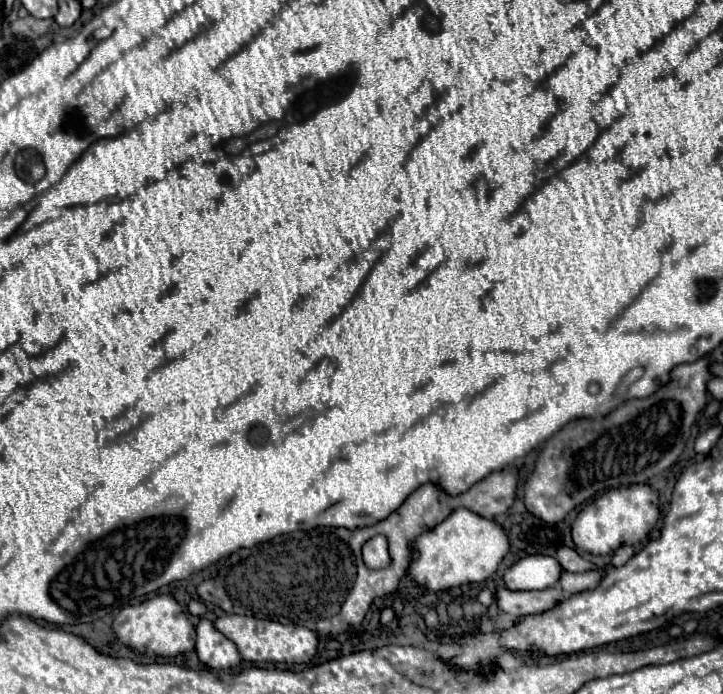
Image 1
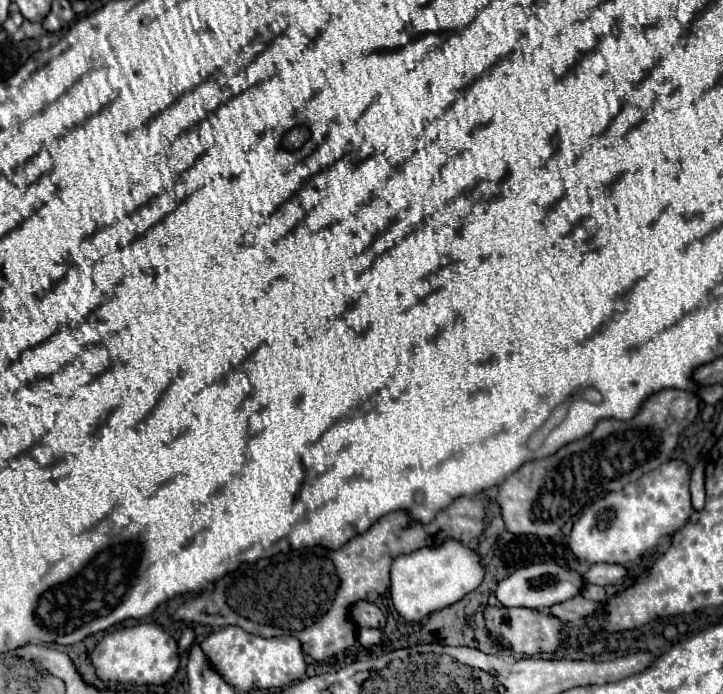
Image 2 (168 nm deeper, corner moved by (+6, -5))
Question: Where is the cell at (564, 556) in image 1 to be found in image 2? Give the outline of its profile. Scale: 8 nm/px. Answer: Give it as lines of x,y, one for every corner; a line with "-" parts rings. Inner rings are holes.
593,564
585,574
583,580
599,586
609,586
609,584
621,584
625,578
625,568
617,564

